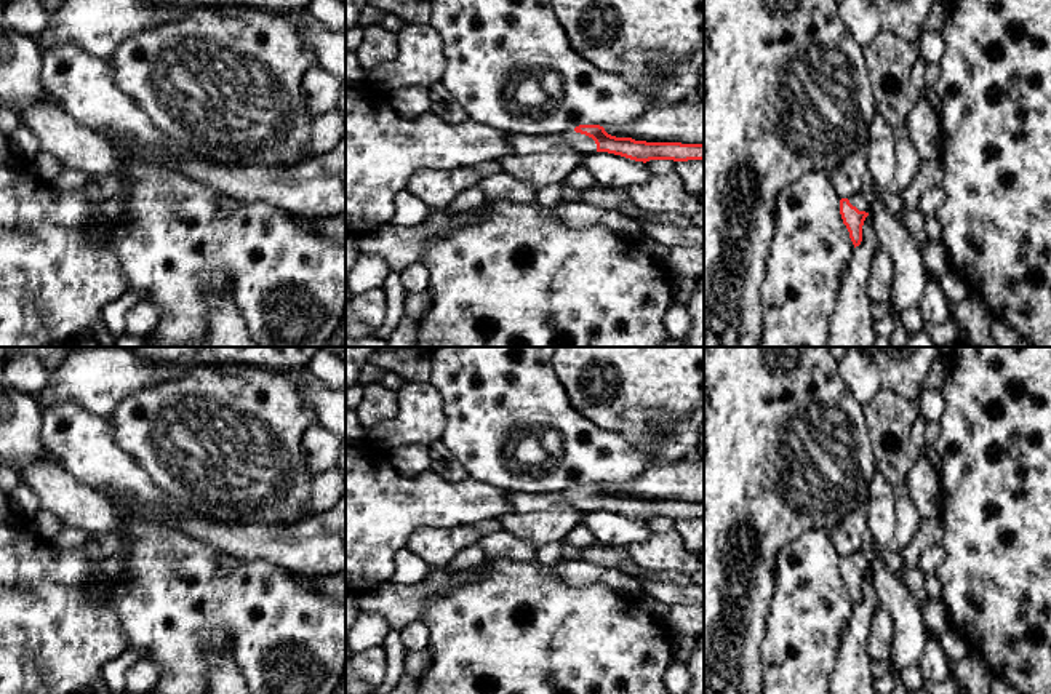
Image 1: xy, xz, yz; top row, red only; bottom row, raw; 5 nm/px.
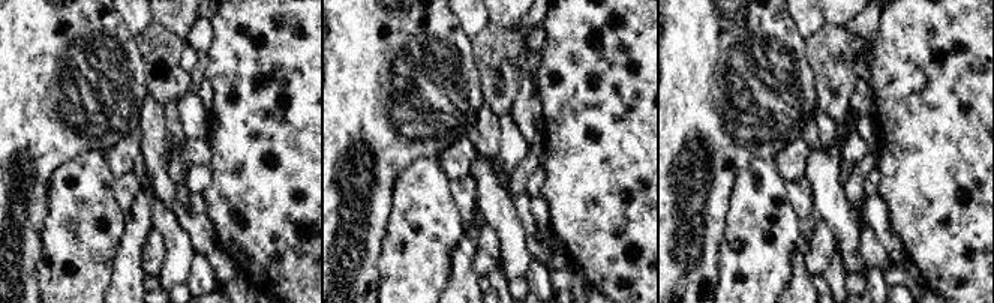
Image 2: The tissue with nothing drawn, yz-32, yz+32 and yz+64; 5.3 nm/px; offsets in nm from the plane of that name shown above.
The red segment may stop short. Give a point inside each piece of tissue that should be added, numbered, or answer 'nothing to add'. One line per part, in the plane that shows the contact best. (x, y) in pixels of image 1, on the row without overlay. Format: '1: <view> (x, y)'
1: xz (522, 502)

